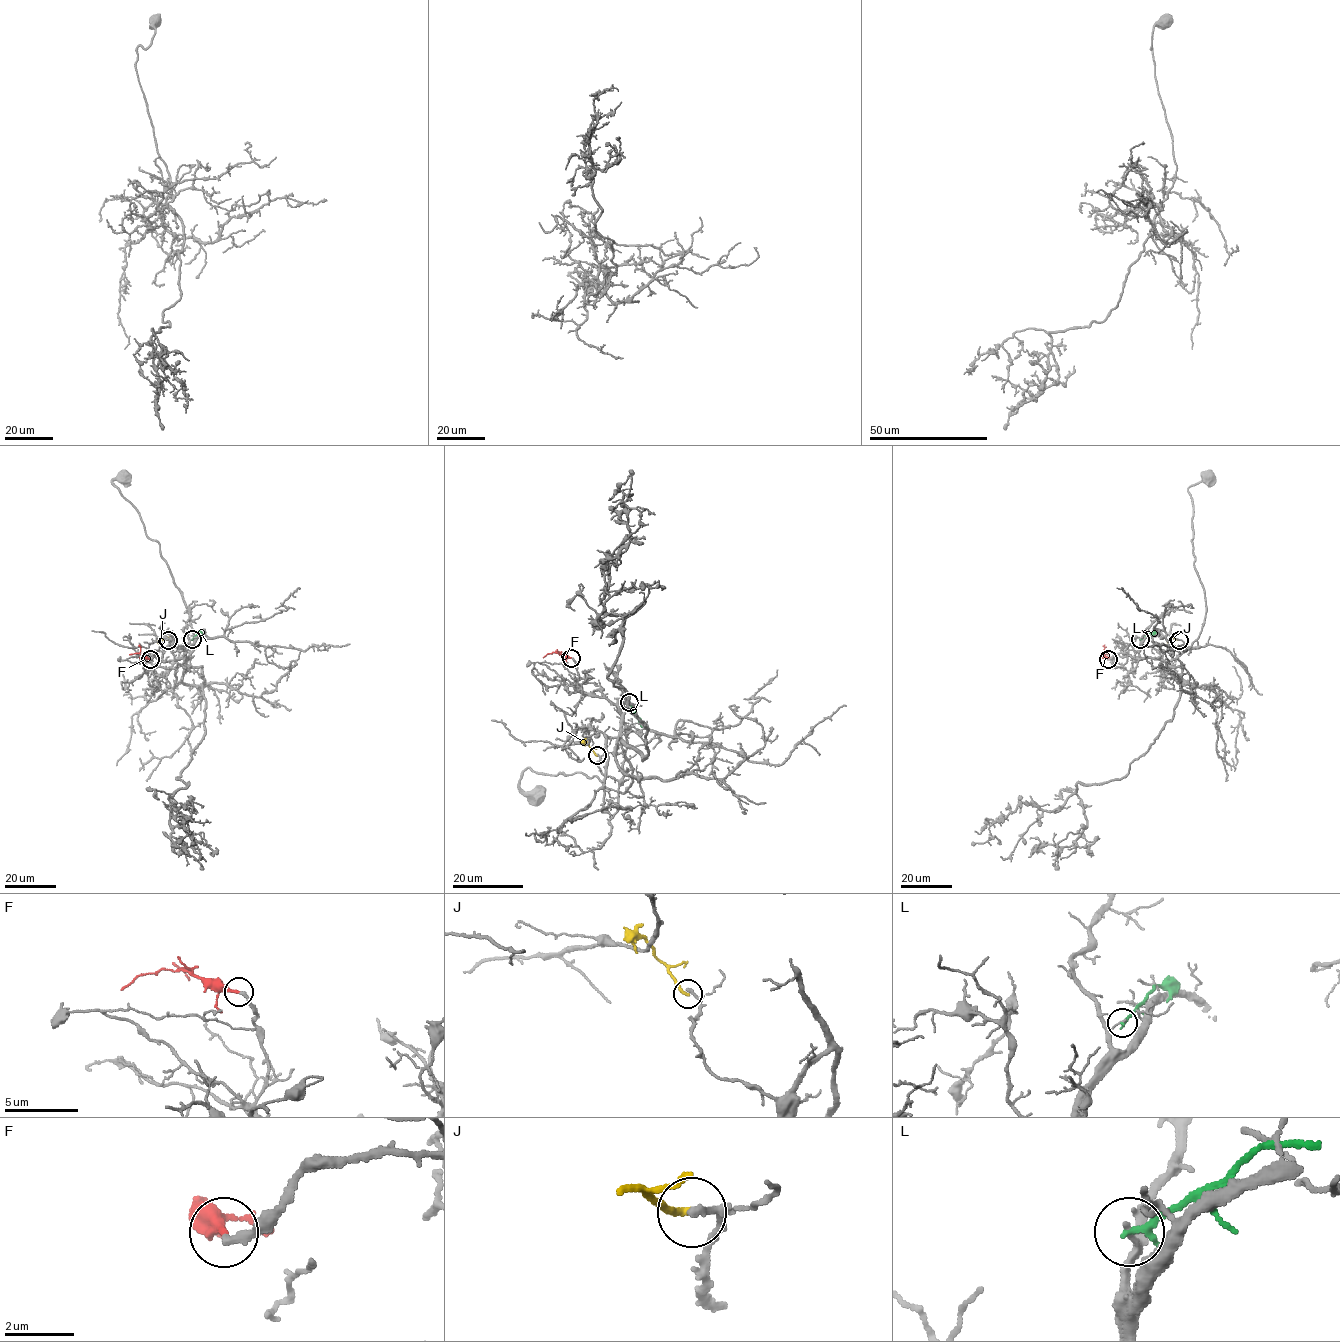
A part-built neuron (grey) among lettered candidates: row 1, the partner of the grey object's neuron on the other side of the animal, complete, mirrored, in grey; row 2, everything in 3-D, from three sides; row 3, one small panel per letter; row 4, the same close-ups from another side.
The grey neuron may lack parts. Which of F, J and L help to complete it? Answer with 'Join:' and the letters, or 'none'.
Join: F

